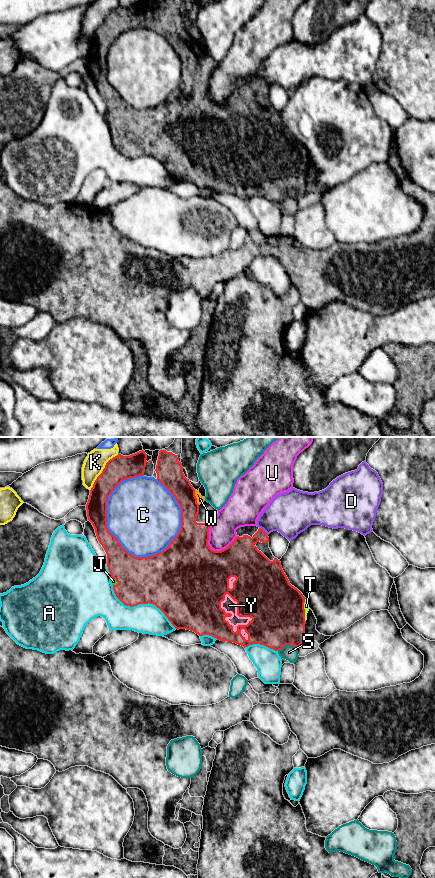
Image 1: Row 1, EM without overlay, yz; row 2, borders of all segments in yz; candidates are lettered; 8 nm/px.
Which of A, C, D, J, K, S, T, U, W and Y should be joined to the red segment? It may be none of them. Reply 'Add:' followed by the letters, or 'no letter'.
Add: J, T, W, Y

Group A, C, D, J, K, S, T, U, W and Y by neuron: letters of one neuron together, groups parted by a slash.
A / C K / D / J T W Y / S / U

